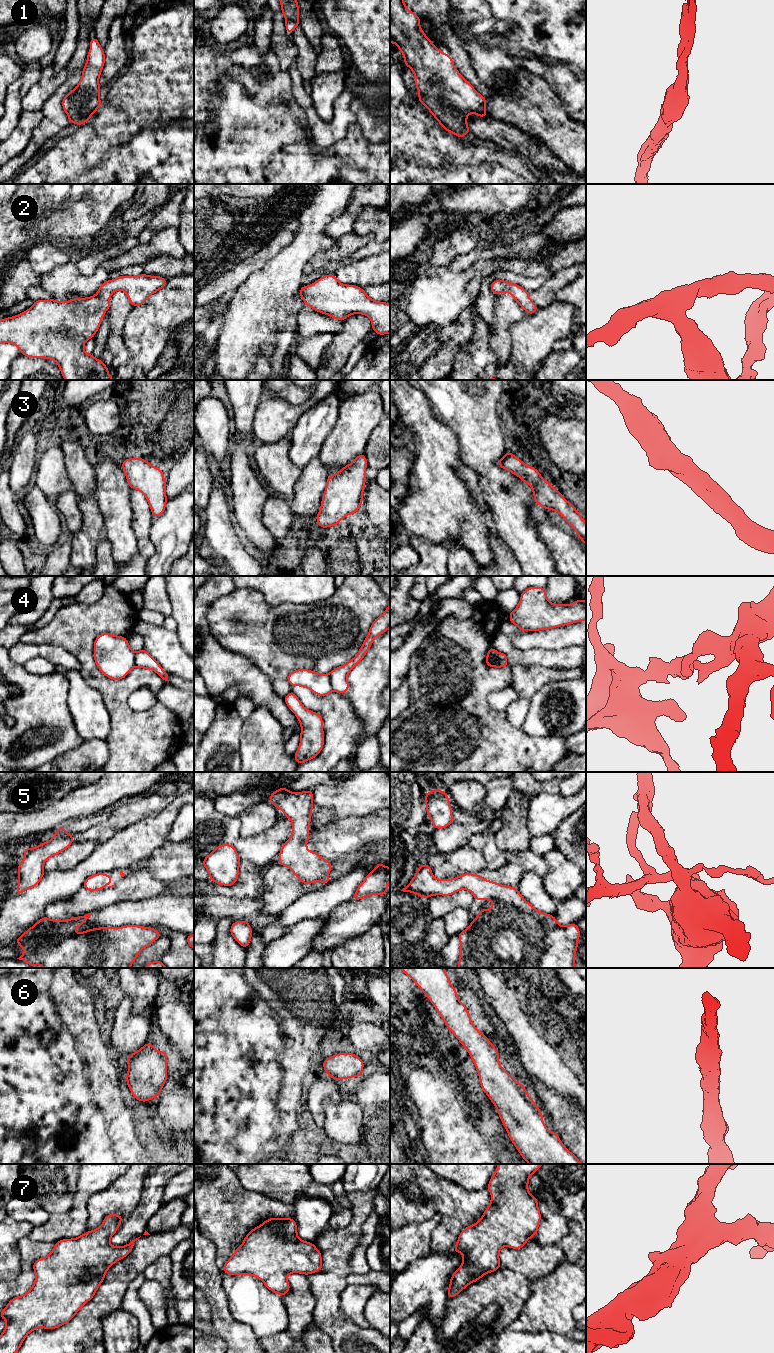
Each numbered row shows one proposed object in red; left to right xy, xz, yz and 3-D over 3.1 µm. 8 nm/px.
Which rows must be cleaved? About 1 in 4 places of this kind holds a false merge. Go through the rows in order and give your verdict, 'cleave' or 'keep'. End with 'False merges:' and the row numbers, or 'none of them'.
1: keep
2: keep
3: keep
4: cleave
5: keep
6: keep
7: keep
False merges: 4

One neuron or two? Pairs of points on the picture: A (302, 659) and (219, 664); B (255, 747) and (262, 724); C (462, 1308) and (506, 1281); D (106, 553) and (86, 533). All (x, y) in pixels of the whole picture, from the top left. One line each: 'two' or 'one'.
A: two
B: one
C: one
D: two

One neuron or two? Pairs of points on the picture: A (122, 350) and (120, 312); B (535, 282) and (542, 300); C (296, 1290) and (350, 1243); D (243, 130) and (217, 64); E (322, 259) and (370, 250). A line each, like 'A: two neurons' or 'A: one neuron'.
A: one neuron
B: two neurons
C: two neurons
D: one neuron
E: two neurons

